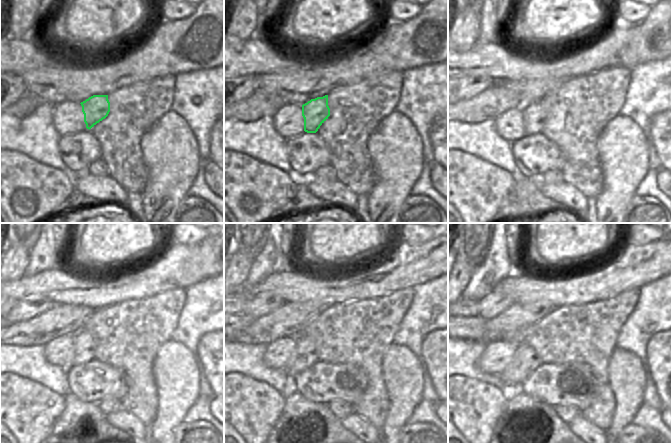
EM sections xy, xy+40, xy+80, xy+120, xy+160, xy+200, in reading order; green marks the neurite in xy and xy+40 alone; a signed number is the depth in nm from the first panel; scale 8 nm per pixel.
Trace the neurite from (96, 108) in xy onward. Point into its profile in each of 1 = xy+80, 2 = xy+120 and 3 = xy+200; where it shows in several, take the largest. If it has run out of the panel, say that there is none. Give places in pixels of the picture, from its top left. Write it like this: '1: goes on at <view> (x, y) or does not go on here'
1: goes on at xy+80 (534, 117)
2: goes on at xy+120 (84, 344)
3: goes on at xy+200 (525, 360)

